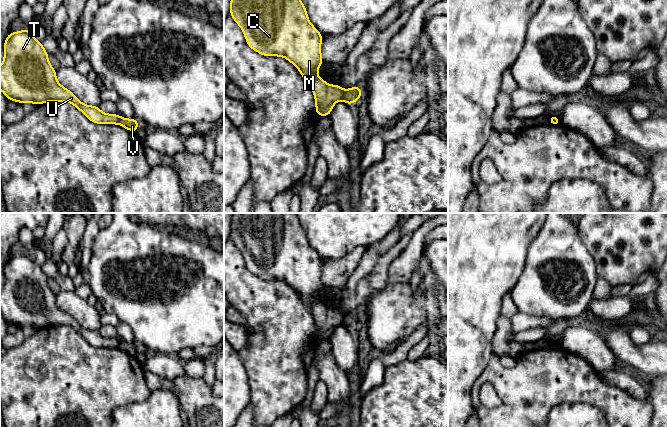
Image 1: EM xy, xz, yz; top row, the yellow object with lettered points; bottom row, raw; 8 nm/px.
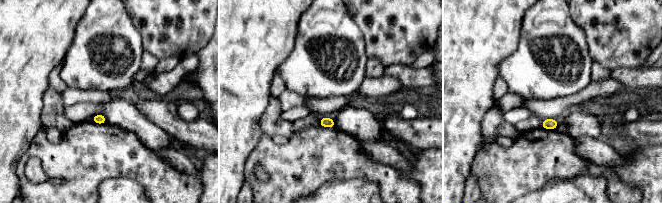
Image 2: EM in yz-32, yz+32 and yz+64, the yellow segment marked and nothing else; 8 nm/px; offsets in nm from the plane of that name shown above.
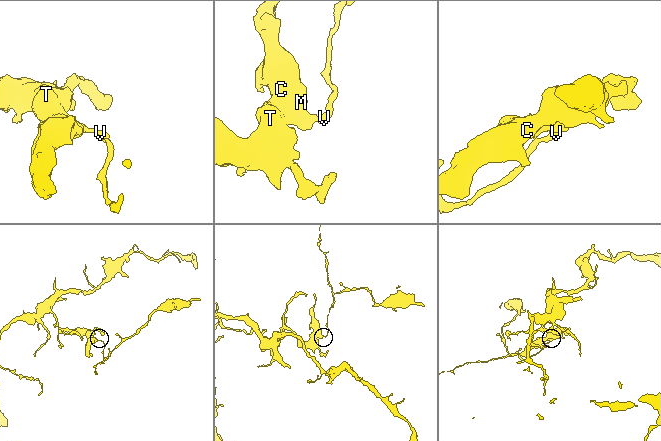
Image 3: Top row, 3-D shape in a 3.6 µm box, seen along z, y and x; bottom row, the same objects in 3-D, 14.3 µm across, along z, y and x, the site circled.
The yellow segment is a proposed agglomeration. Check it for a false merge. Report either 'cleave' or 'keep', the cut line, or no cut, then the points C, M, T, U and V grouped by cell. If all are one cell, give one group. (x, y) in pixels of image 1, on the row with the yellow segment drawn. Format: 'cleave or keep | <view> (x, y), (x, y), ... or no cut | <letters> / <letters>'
cleave | xz (344, 90), (341, 99) | C M T U / V

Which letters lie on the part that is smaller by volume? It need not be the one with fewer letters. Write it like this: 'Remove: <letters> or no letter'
Remove: V

